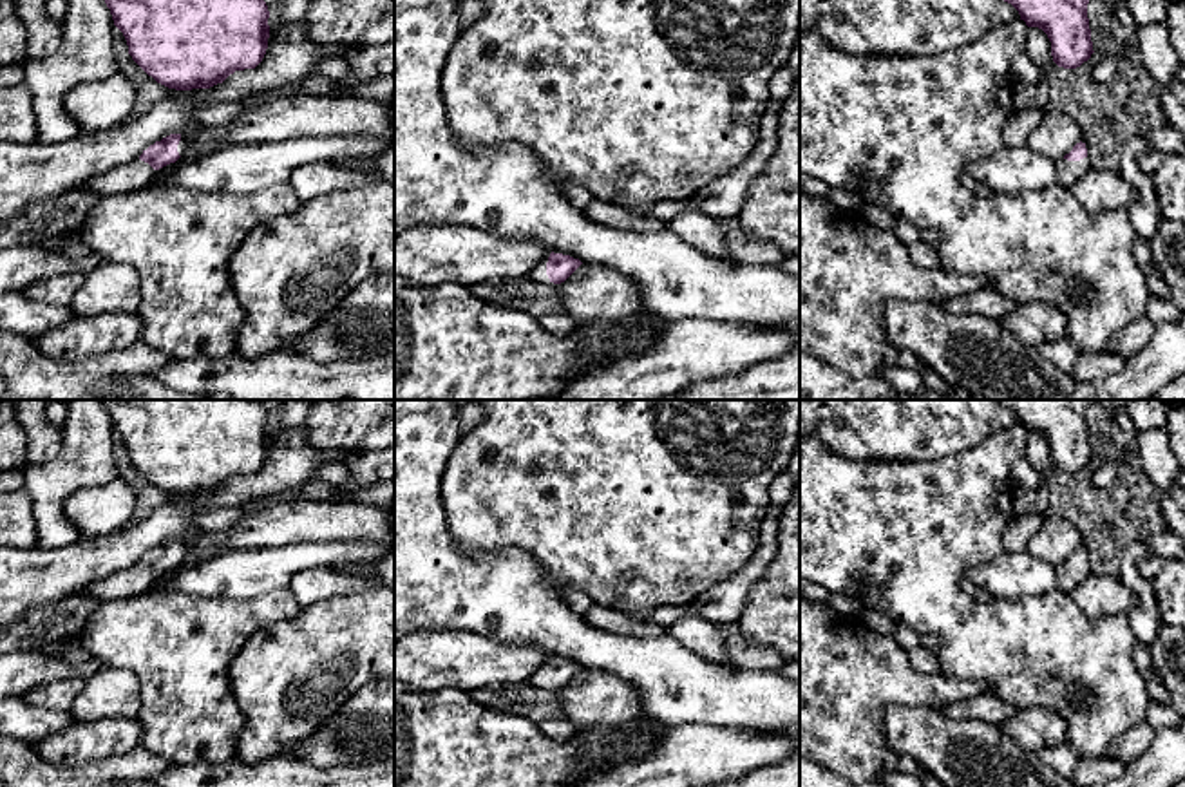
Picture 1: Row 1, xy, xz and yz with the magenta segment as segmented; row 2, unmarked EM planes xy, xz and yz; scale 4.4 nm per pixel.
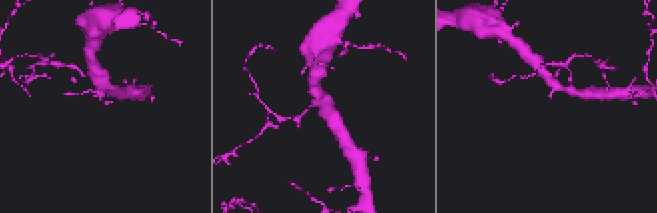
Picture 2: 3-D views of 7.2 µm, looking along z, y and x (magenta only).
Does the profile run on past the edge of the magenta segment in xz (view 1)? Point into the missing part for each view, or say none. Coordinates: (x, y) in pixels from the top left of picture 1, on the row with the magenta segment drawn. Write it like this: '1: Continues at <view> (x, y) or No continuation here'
1: Continues at xz (538, 272)

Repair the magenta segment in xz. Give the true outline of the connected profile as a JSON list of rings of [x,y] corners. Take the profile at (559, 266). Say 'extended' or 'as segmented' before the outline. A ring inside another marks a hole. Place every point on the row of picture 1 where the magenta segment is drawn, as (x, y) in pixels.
extended; [[[552,251],[545,261],[528,271],[528,277],[536,282],[557,286],[564,282],[581,264],[583,262],[579,259]]]

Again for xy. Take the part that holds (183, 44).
as segmented; [[[105,0],[132,60],[157,83],[210,89],[235,71],[255,69],[268,49],[270,11],[264,0]]]

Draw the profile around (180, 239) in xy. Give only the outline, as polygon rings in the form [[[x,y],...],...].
[[[280,183],[250,194],[204,192],[177,185],[148,185],[141,190],[103,195],[81,217],[80,239],[107,262],[132,264],[139,273],[139,340],[170,358],[224,358],[235,355],[235,331],[244,313],[230,284],[228,264],[246,235],[262,223],[300,204],[293,186]]]

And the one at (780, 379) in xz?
[[[800,347],[733,376],[689,384],[659,400],[800,400]]]

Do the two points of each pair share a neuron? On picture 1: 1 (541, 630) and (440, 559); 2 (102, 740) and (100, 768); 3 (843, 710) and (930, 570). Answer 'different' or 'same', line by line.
1: same
2: different
3: different

